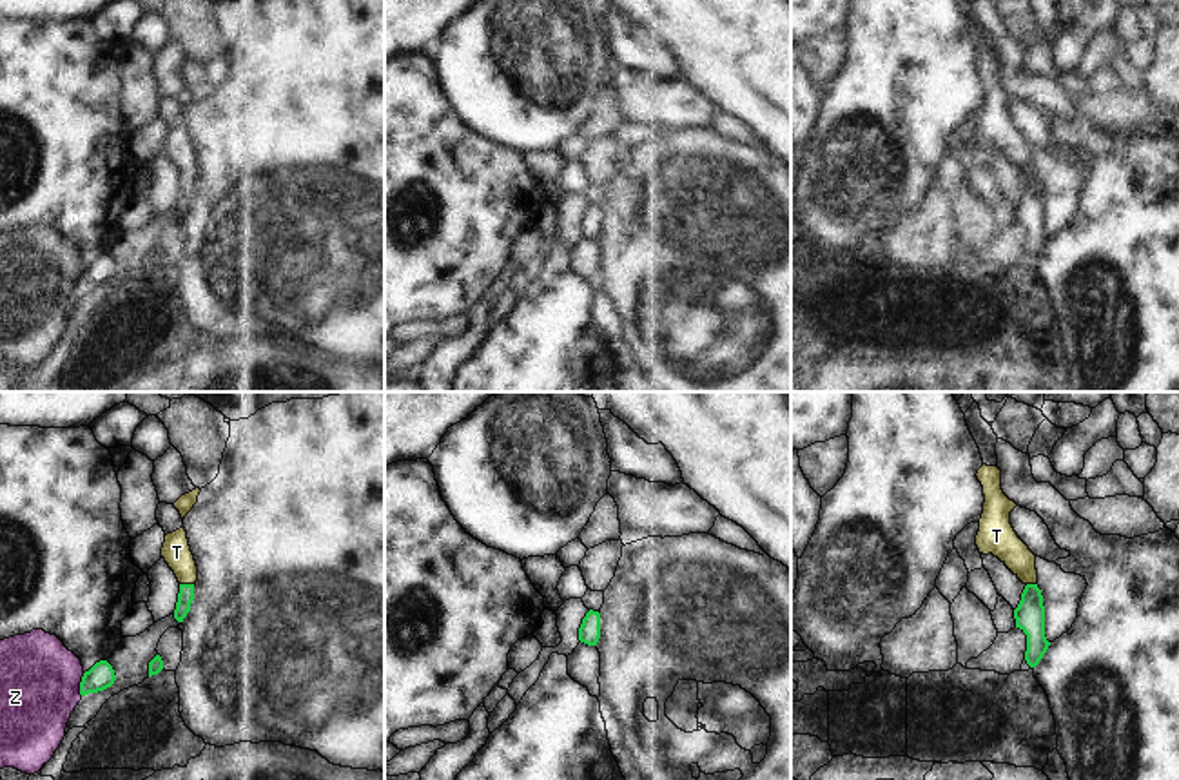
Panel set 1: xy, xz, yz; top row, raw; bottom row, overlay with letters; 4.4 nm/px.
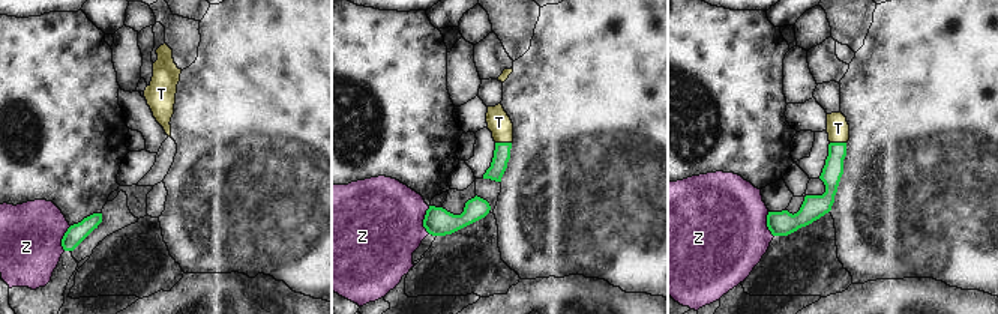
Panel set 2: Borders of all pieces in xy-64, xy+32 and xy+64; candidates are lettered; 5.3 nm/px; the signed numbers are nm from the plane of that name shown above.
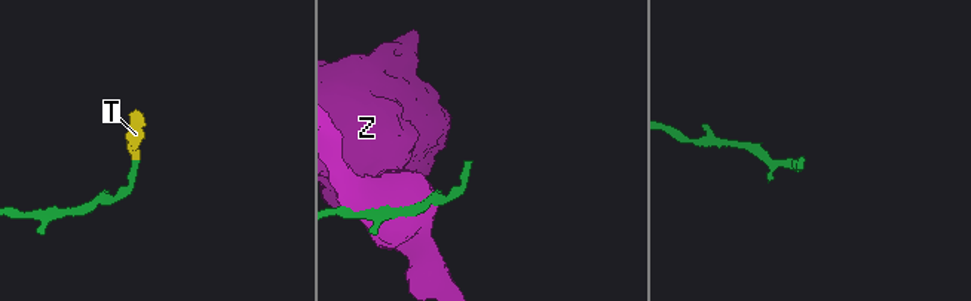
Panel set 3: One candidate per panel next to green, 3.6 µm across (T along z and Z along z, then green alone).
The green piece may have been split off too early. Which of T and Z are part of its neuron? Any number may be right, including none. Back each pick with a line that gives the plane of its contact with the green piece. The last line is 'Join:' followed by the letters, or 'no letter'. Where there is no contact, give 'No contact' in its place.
T: Touches green in xy
Join: T.

